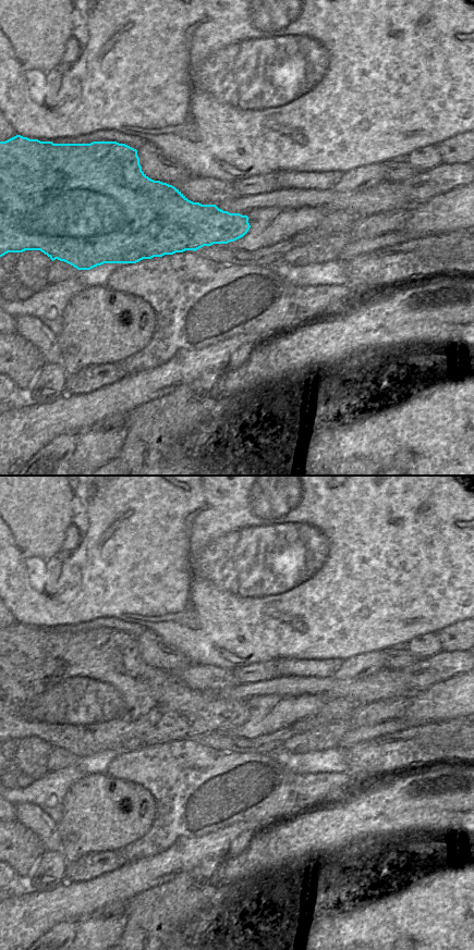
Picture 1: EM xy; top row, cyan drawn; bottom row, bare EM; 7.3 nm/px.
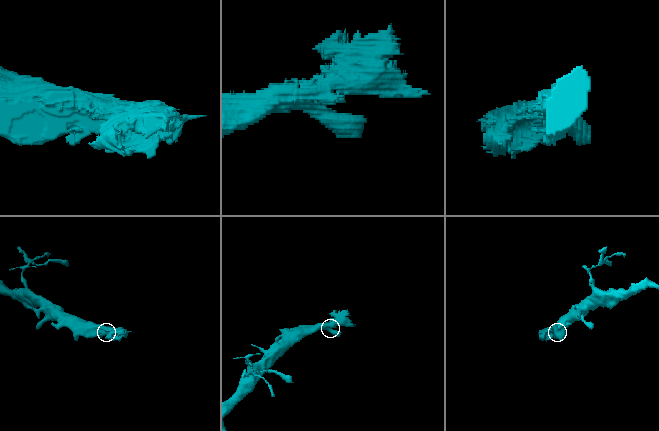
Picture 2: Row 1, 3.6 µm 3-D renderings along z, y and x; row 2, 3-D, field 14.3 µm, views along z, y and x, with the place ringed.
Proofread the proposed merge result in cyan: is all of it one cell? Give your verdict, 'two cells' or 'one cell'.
one cell

